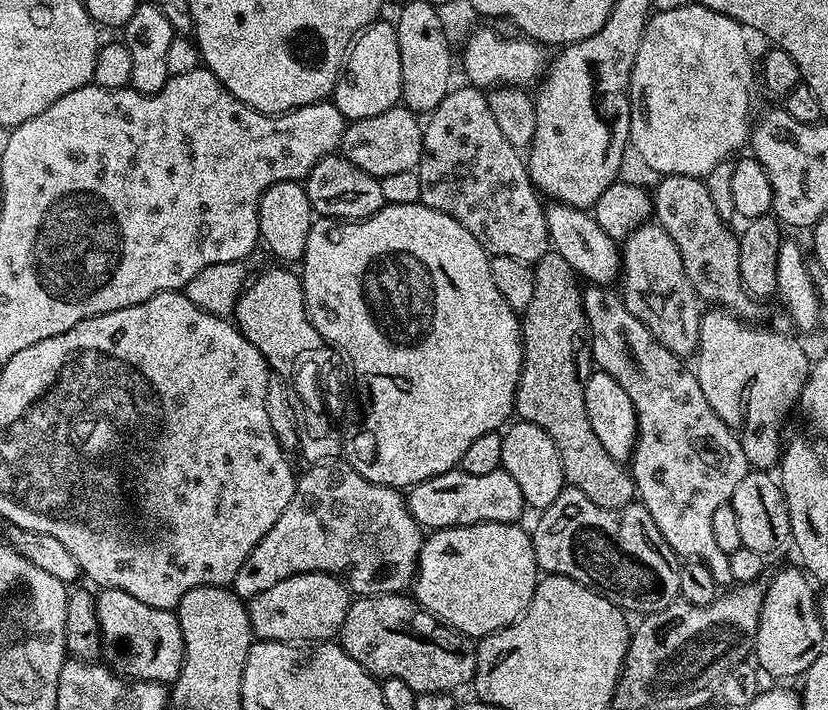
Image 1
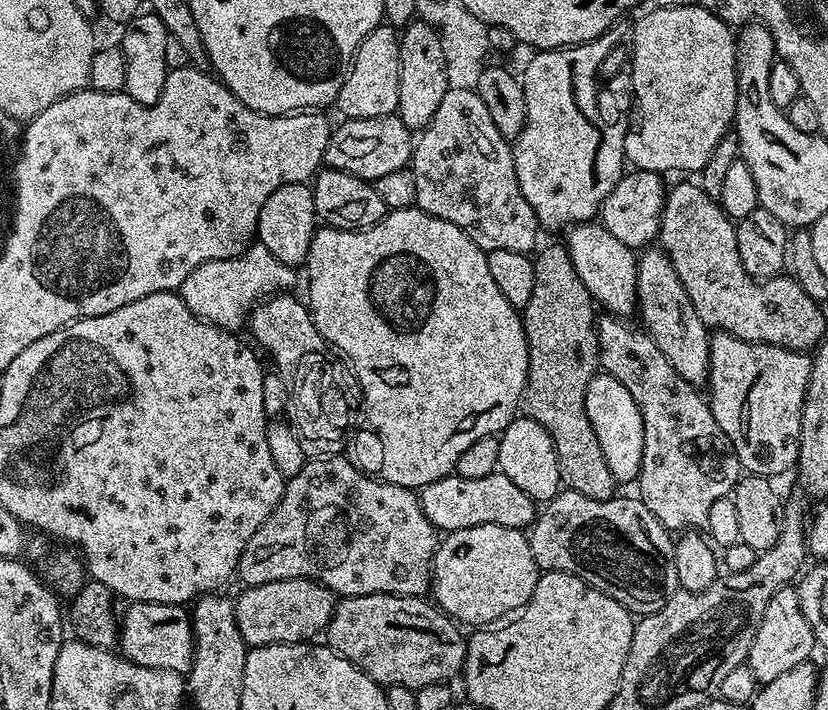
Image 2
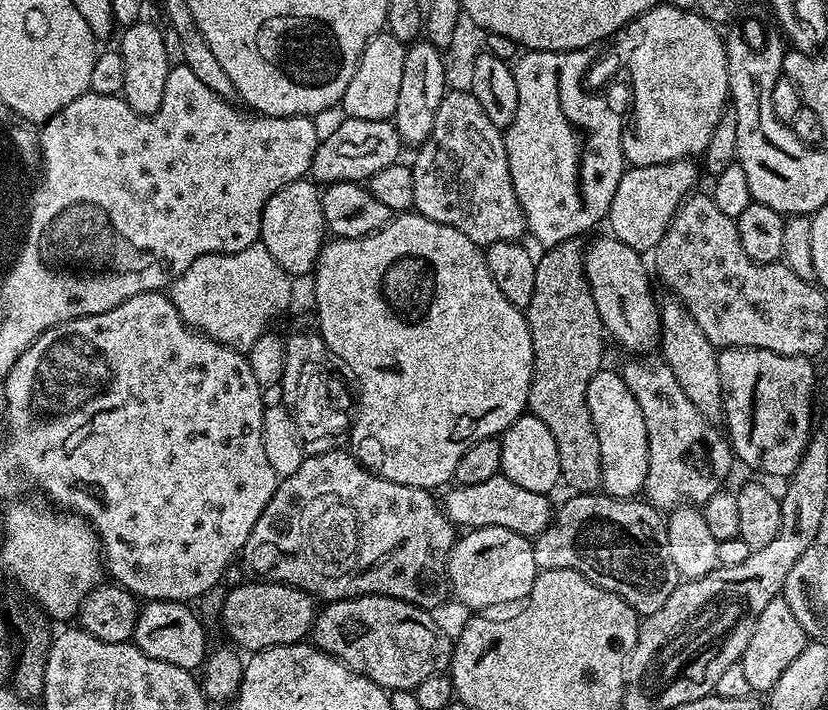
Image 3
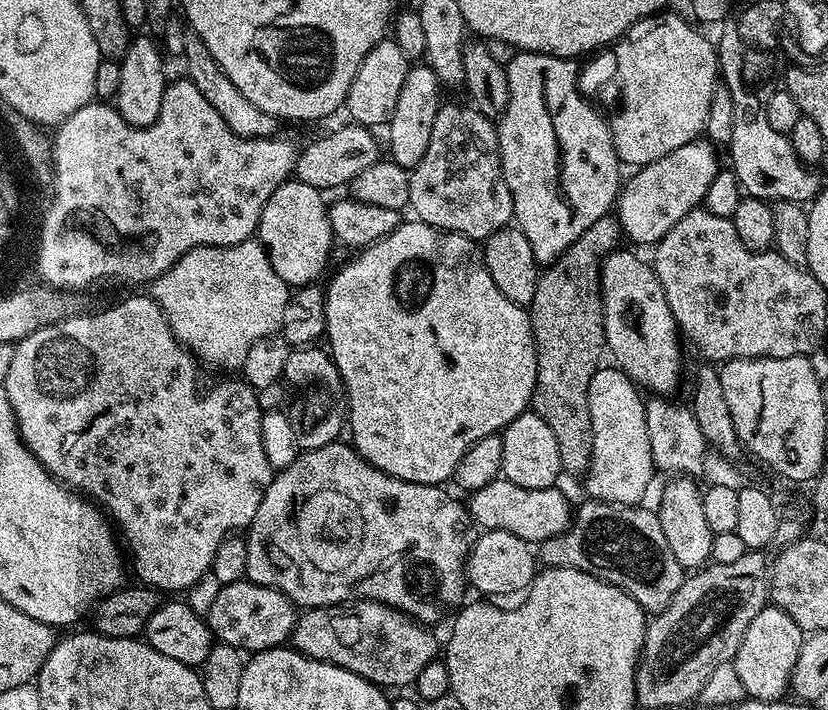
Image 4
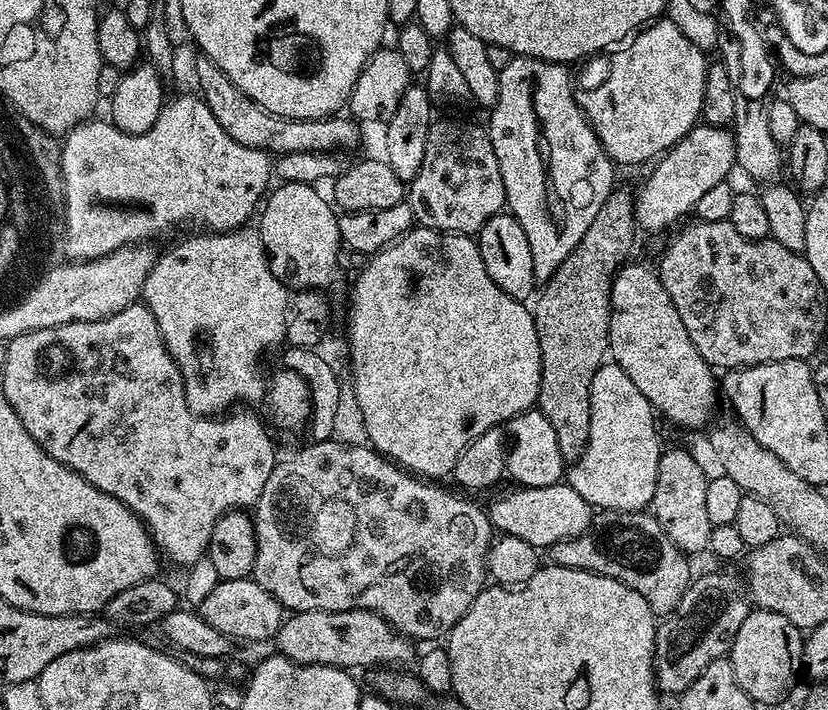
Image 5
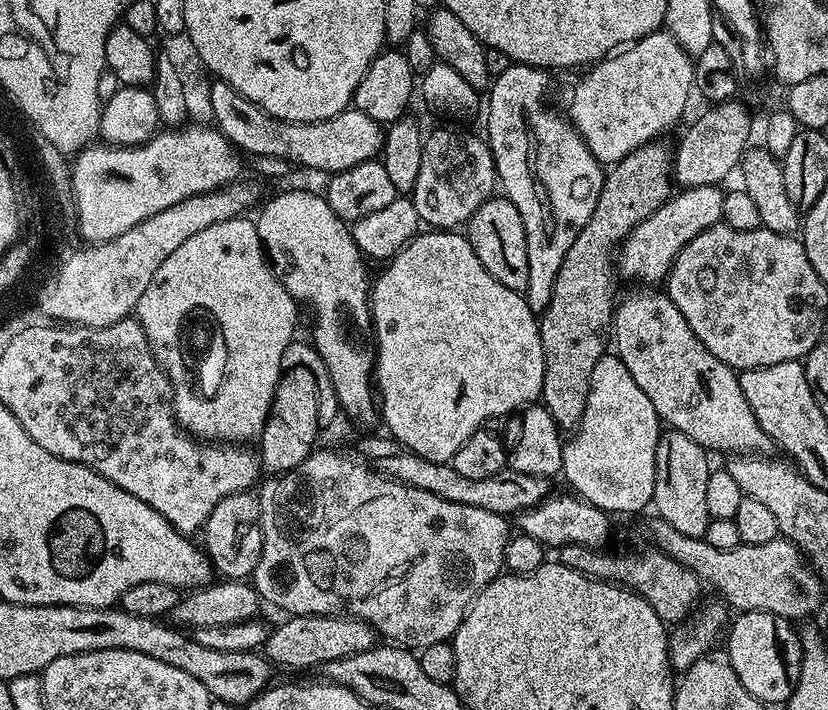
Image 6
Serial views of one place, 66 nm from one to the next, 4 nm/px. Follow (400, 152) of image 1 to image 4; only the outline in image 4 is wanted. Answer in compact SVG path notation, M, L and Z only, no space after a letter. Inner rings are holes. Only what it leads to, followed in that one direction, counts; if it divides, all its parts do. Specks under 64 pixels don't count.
M347 122L341 128L336 128L333 132L328 132L325 136L320 136L317 140L312 140L308 145L299 149L296 157L296 166L294 169L295 179L306 182L306 186L314 186L321 190L329 190L328 188L340 188L351 185L354 178L358 178L358 174L362 174L362 170L366 170L366 166L374 166L377 160L382 156L382 144L376 141L377 133L371 128L365 128L364 125L355 122Z

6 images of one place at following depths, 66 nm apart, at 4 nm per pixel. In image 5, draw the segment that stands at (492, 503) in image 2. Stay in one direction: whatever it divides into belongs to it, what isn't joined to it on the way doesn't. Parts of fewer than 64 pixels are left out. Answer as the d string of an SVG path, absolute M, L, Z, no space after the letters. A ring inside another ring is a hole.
M567 482L537 488L516 486L513 489L513 492L498 497L492 505L487 505L488 521L497 533L522 538L522 542L530 542L530 546L537 550L551 550L558 542L580 536L592 527L592 505Z

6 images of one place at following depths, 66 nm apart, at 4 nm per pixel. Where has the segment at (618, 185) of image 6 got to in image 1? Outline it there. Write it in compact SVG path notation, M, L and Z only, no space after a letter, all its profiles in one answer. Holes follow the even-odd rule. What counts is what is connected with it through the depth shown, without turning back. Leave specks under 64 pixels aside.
M549 250L534 265L534 298L522 314L520 335L524 345L524 361L520 367L520 384L516 388L514 412L517 417L550 434L562 462L562 474L571 487L577 488L590 502L603 508L623 508L633 503L636 486L632 483L632 473L621 461L610 458L598 442L598 434L590 426L586 414L586 382L594 371L592 345L588 334L588 319L584 313L582 281L576 272L562 258L562 254Z

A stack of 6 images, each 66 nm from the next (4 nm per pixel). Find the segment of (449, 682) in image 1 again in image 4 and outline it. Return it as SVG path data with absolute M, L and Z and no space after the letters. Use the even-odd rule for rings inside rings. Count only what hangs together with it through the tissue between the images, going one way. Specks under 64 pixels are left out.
M354 600L346 604L331 604L325 608L310 608L296 617L290 637L291 647L315 660L350 670L381 689L400 688L403 684L415 685L419 672L426 670L430 661L437 659L438 644L429 629L412 616L397 608L388 608L376 600Z

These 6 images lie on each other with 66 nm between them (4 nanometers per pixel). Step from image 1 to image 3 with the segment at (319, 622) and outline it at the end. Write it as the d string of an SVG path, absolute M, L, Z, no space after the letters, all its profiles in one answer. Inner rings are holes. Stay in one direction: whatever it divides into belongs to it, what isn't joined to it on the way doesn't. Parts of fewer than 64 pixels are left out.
M251 582L240 584L228 592L220 608L220 620L231 643L245 653L261 652L274 646L301 643L311 633L318 604L314 597L288 584Z

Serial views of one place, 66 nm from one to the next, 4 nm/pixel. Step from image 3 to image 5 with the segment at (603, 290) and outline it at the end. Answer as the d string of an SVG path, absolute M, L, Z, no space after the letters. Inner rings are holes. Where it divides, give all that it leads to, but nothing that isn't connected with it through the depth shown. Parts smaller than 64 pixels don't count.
M633 262L625 263L619 268L616 271L616 277L612 283L612 293L610 294L610 330L608 331L608 350L611 359L618 366L622 366L622 370L626 370L626 374L632 379L634 386L638 386L638 390L642 390L646 402L650 402L653 409L655 409L663 419L665 416L666 419L673 420L674 423L681 424L684 428L702 427L701 429L703 429L705 425L713 419L712 411L716 408L716 396L718 400L717 373L711 364L705 362L702 354L698 354L698 346L694 346L694 342L690 342L690 334L686 334L686 326L682 326L682 318L678 318L678 310L674 310L674 302L670 302L670 294L666 294L666 286L662 286L657 269L655 267L647 268L644 264L632 263Z

